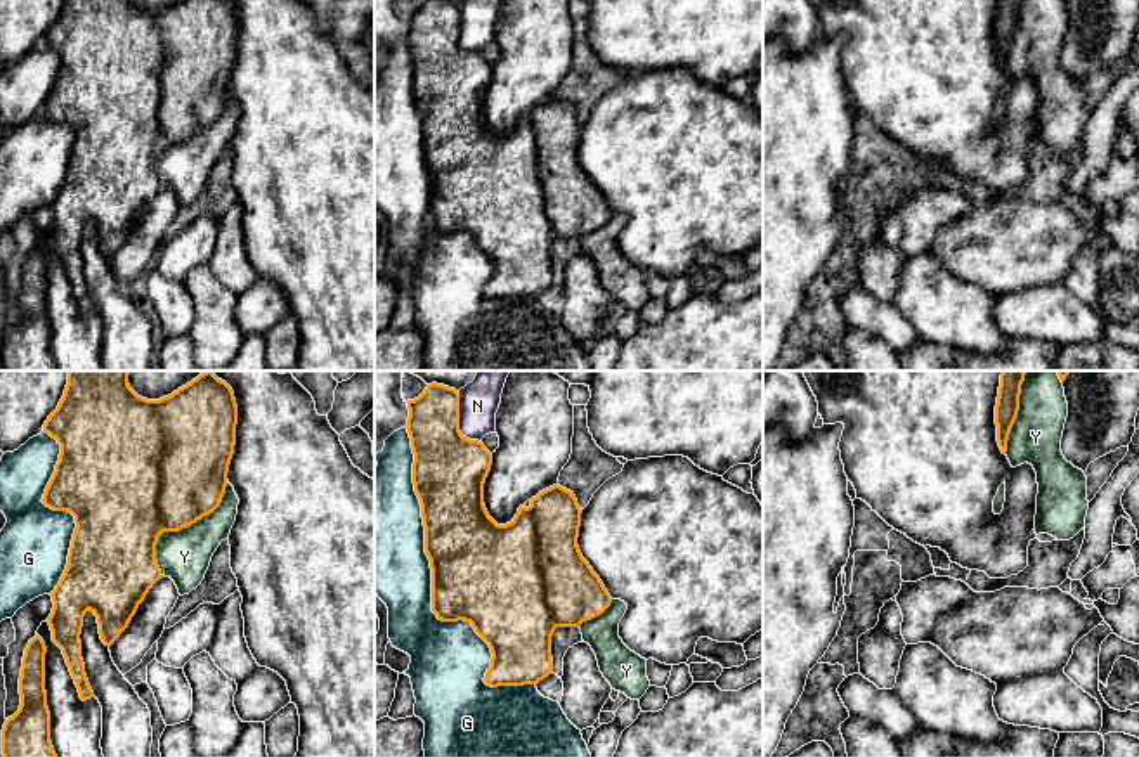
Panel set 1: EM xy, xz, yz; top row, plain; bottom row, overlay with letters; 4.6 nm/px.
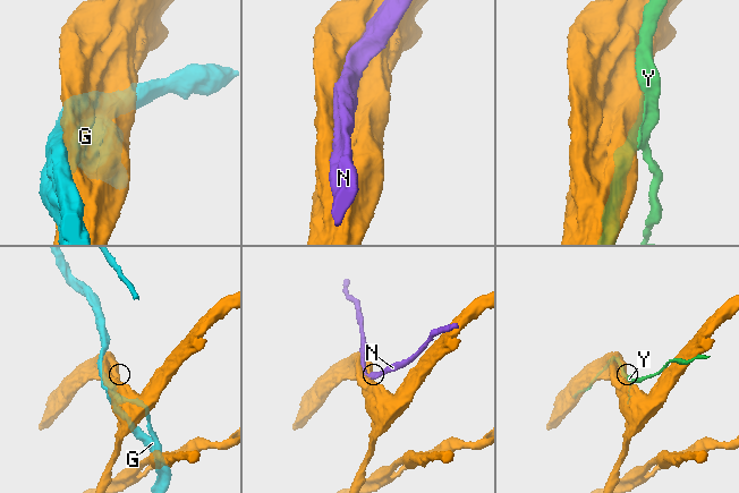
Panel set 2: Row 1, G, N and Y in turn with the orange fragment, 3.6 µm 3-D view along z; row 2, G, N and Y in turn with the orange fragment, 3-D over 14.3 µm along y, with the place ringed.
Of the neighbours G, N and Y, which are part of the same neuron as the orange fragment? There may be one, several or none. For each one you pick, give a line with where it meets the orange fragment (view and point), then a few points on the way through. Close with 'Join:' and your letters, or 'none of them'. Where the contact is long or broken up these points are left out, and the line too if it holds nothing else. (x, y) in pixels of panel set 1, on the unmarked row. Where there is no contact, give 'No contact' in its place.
Join: none of them

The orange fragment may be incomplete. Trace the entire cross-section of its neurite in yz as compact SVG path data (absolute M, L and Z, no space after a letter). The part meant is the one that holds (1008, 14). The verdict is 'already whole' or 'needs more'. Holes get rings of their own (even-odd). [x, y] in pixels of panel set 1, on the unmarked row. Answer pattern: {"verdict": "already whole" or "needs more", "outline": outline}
{"verdict": "already whole", "outline": "M999 0L995 17L997 54L1002 66L1007 64L1011 40L1018 29L1021 0Z"}

